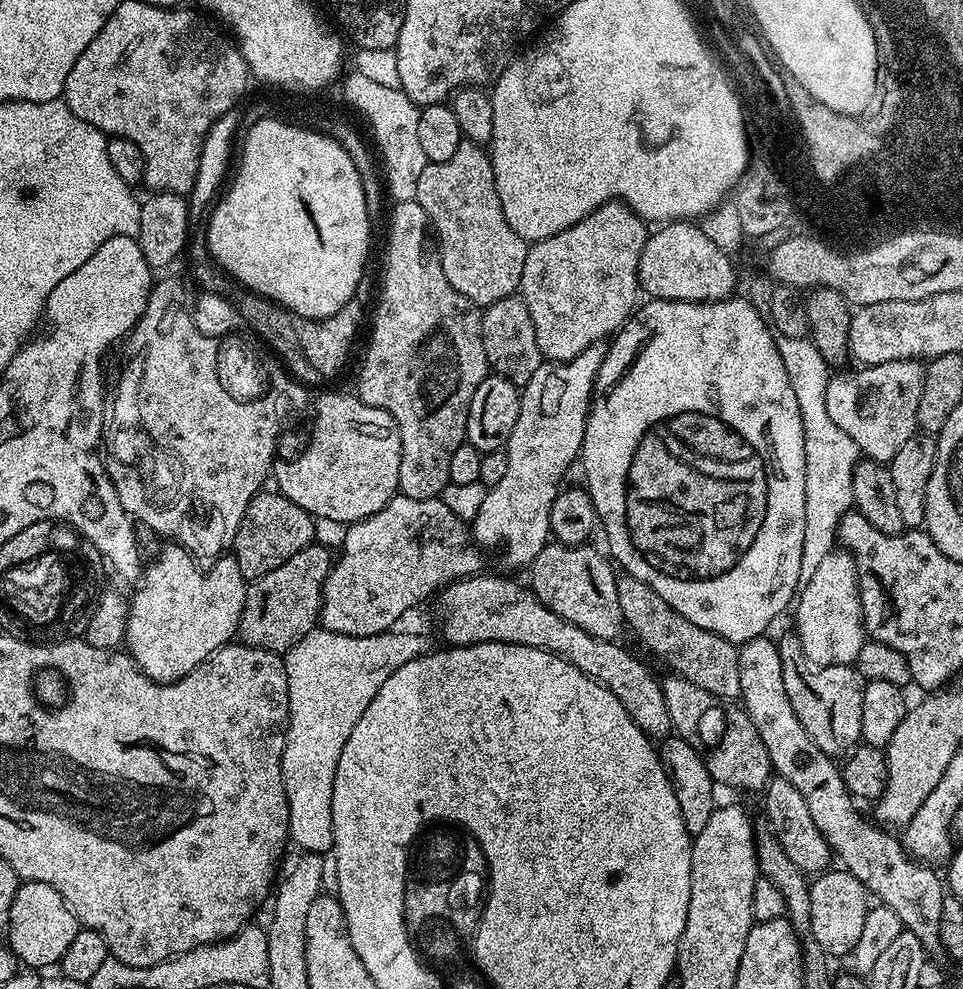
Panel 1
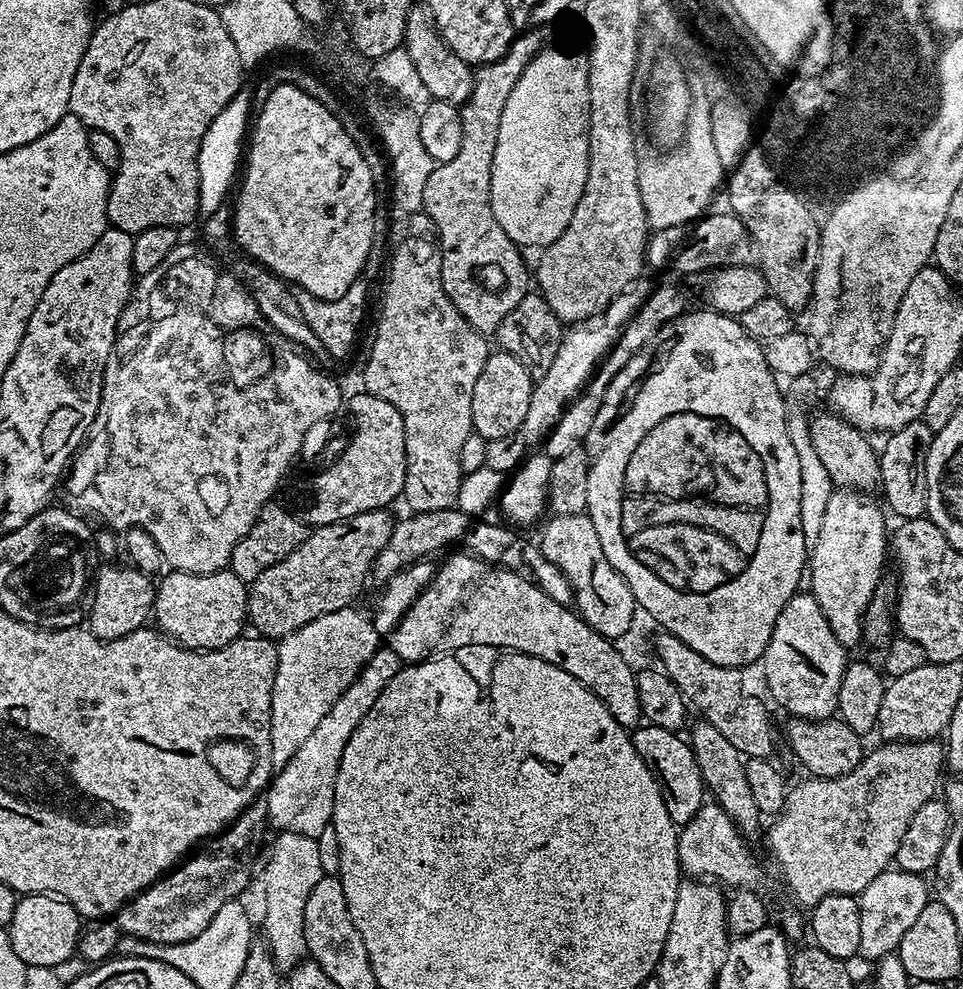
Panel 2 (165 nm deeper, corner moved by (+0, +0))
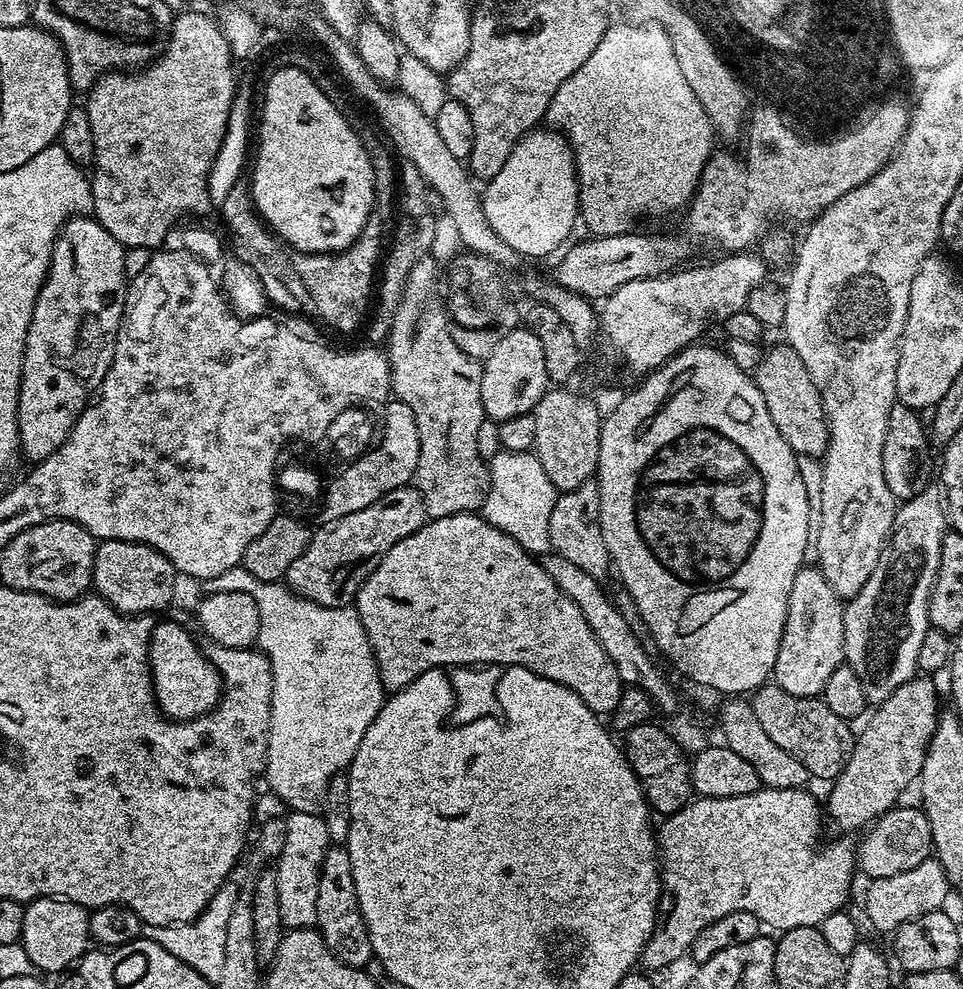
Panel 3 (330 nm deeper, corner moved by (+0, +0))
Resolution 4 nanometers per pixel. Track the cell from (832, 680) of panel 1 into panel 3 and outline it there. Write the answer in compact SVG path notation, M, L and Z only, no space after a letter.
M805 566L790 586L788 613L771 679L786 694L819 697L844 658L844 604L819 567Z

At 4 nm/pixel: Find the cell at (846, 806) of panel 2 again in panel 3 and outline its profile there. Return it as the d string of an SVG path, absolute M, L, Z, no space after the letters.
M761 787L754 794L742 794L738 798L710 798L701 796L688 801L688 805L682 810L678 810L663 821L664 825L658 828L658 860L662 865L662 895L658 905L662 915L656 921L656 929L650 934L646 946L642 950L639 963L645 969L648 968L668 968L675 960L680 960L683 956L689 955L694 938L710 922L722 918L731 912L752 912L760 919L761 925L768 924L780 932L789 932L798 926L817 927L830 914L841 911L848 900L848 891L852 888L852 875L858 872L858 852L844 840L836 840L833 844L824 844L821 848L816 848L816 843L820 840L820 810L822 814L822 804L815 800L808 793L807 787L802 788L765 788Z

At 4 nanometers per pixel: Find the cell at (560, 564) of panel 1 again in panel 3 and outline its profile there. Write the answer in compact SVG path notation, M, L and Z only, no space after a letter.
M589 482L557 495L554 510L550 510L550 542L555 555L570 558L574 566L586 570L586 574L598 581L605 579L608 568L610 572L610 557L600 525L600 489L595 483Z

